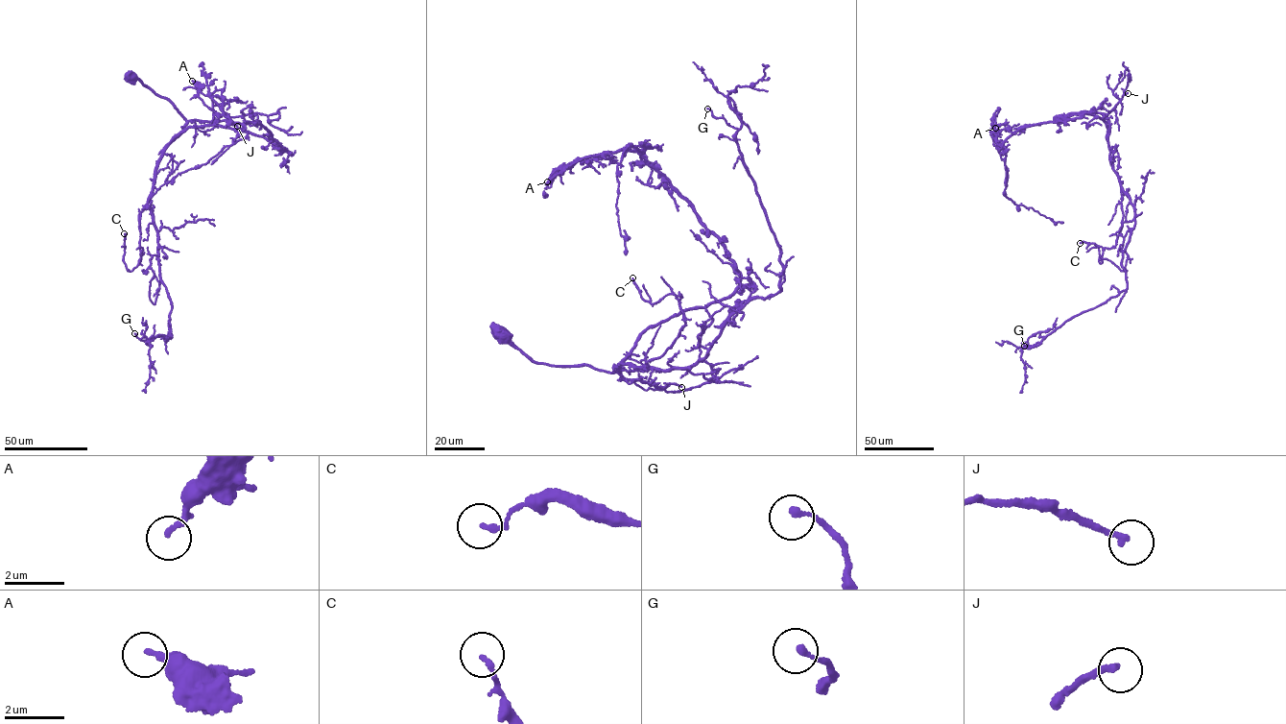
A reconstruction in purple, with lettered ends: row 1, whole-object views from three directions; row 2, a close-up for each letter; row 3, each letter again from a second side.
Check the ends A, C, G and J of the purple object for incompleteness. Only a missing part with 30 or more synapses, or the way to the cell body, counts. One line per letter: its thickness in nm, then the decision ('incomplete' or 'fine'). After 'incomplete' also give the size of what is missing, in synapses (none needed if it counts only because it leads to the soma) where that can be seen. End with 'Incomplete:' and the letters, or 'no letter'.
A: 190 nm | fine
C: 160 nm | fine
G: 180 nm | fine
J: 200 nm | fine
Incomplete: no letter

